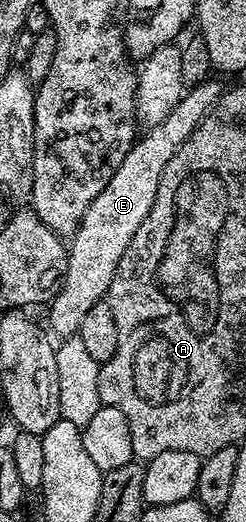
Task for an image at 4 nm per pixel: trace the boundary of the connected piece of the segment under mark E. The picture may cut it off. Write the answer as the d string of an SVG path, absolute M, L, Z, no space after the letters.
M215 79L187 88L180 103L172 107L169 115L159 125L149 126L145 130L146 134L143 132L135 140L128 155L124 155L124 163L116 167L116 175L108 179L108 187L104 187L104 191L96 195L88 211L84 211L84 219L68 241L66 273L62 276L62 284L58 286L57 293L48 305L51 325L49 328L55 334L58 332L59 338L75 336L80 323L84 323L84 315L88 315L88 311L92 311L92 307L96 307L96 303L103 301L109 293L116 267L124 251L128 251L132 235L140 231L140 223L144 223L144 219L148 219L148 211L152 211L152 203L160 187L160 175L164 175L168 159L172 159L172 155L180 151L182 144L210 114L210 108L216 104L223 92L224 85Z

